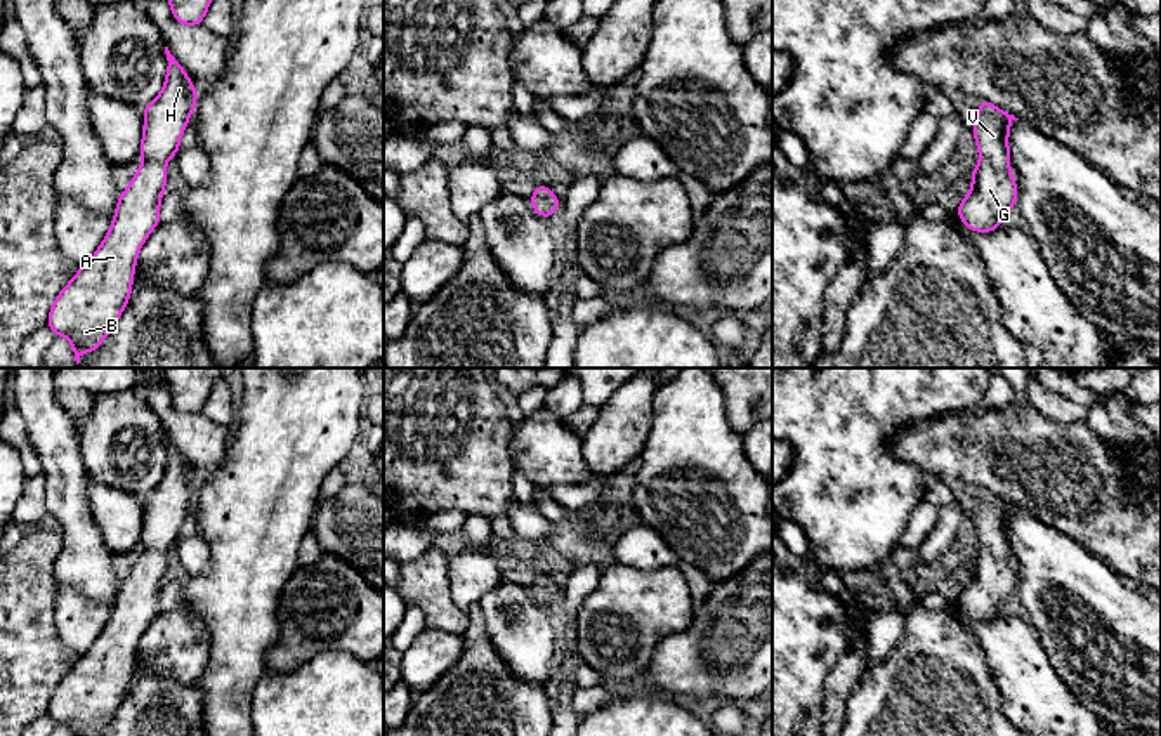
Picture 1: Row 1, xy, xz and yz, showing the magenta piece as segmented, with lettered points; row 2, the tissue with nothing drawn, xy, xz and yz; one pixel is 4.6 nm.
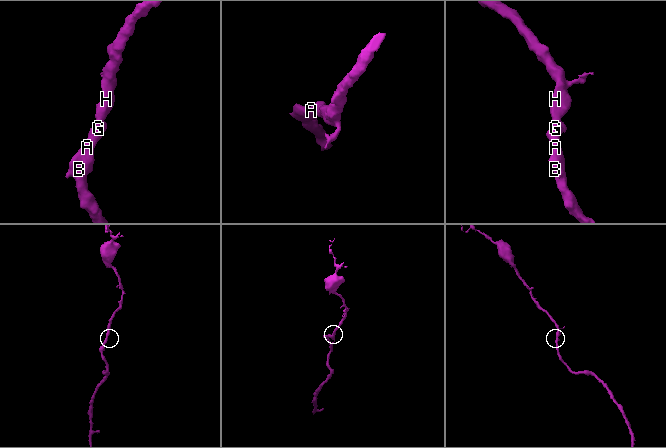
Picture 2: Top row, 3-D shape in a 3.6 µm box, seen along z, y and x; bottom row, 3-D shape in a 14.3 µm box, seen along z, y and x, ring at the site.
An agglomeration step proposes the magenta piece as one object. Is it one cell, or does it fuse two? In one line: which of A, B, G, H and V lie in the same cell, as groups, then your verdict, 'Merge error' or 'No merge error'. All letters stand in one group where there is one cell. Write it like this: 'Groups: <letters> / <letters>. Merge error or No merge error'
Groups: A B G H V. No merge error

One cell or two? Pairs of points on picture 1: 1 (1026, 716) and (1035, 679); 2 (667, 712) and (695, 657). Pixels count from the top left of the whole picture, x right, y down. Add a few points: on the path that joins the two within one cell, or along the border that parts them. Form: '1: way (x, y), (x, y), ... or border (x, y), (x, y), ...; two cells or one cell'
1: way (1033, 707), (1033, 688); one cell
2: border (667, 696), (672, 700); two cells

